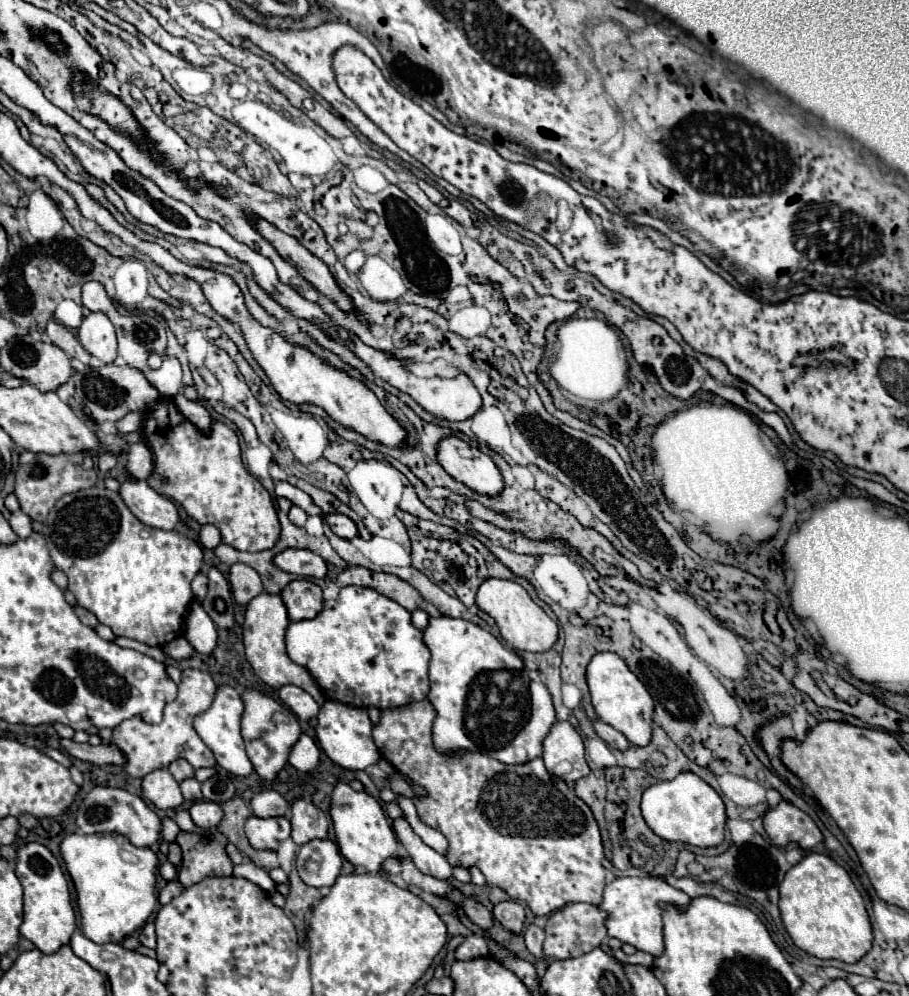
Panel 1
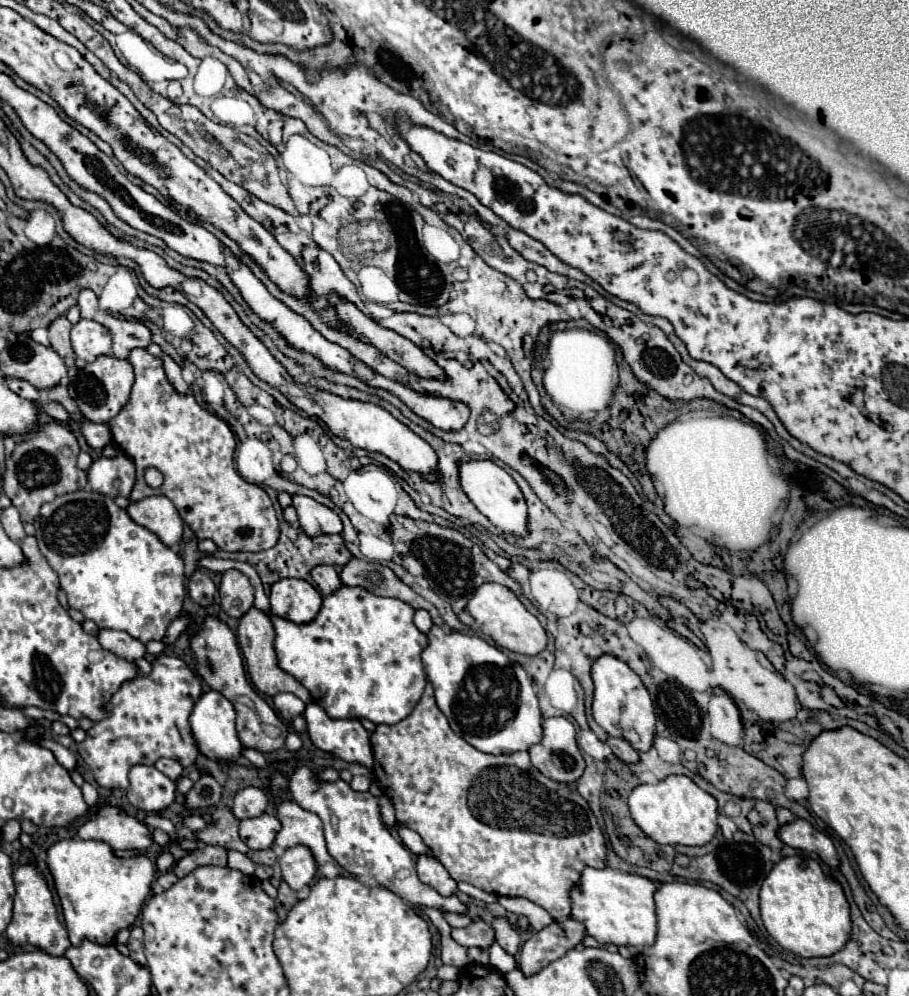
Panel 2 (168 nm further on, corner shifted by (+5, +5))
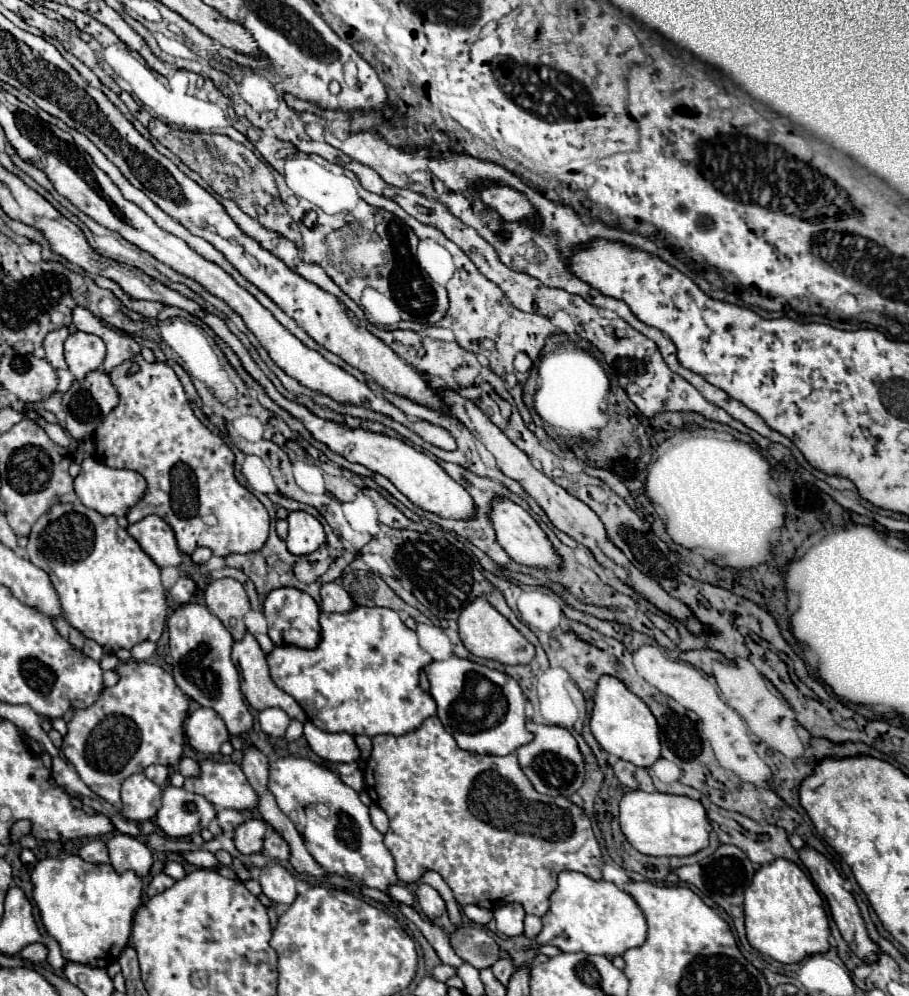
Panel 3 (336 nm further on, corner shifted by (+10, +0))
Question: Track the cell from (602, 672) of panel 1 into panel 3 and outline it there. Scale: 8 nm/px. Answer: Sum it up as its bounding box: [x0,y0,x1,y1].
[591,675,661,767]

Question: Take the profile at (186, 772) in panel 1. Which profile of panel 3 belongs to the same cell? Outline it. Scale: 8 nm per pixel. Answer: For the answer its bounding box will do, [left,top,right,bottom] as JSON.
[145,765,169,787]

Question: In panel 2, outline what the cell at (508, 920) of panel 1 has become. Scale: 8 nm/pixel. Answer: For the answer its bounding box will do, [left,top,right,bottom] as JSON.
[492,918,520,954]

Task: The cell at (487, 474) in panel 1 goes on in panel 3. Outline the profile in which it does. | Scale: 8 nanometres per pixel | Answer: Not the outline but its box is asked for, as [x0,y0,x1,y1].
[489,495,559,569]

